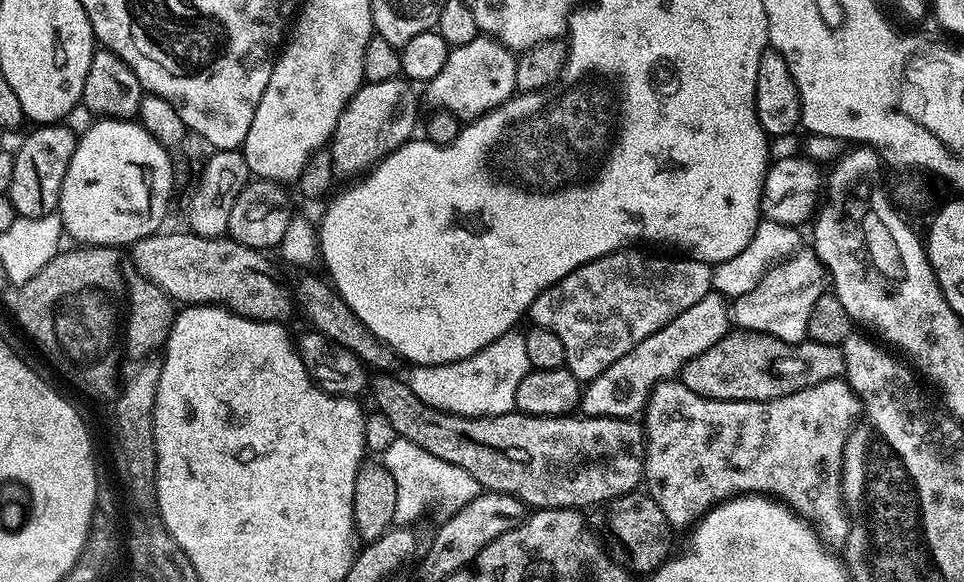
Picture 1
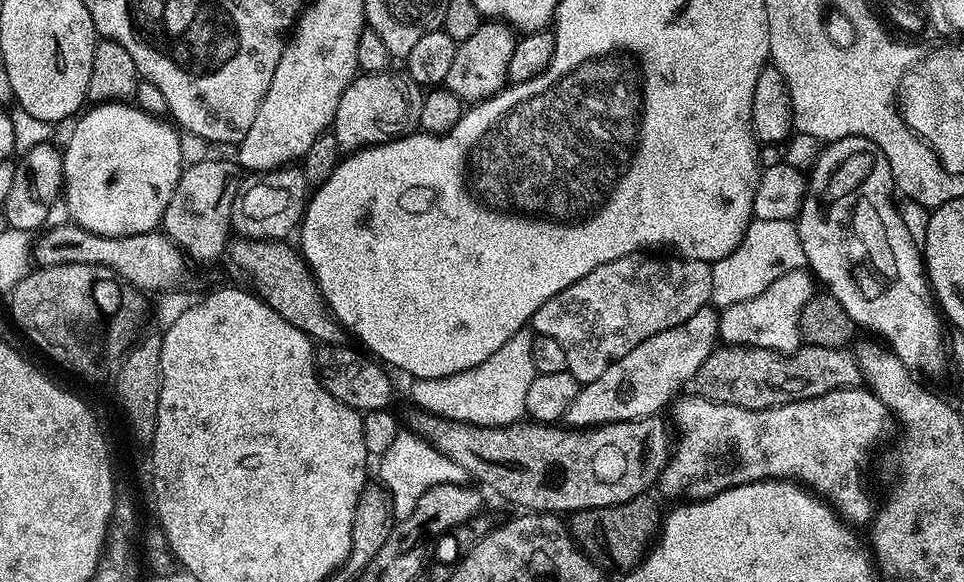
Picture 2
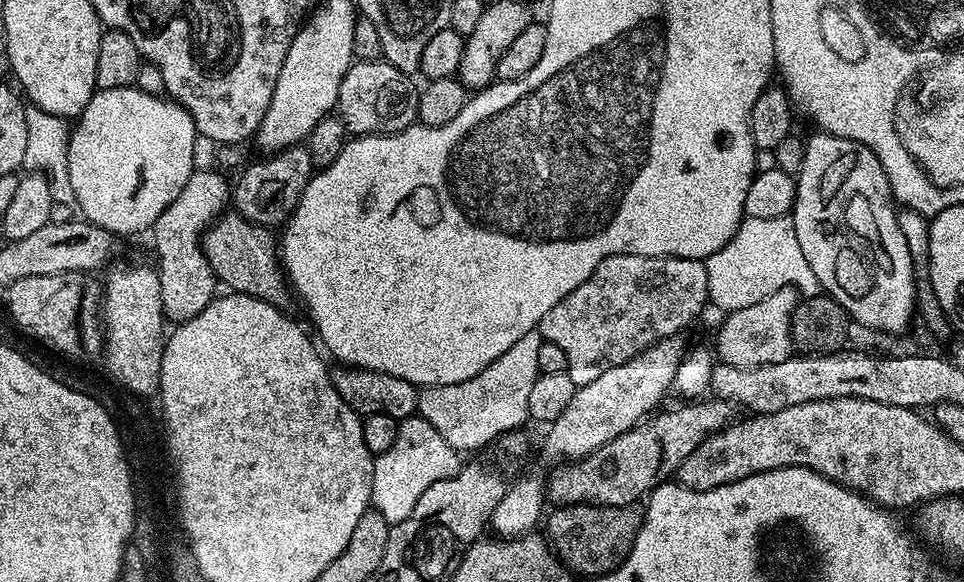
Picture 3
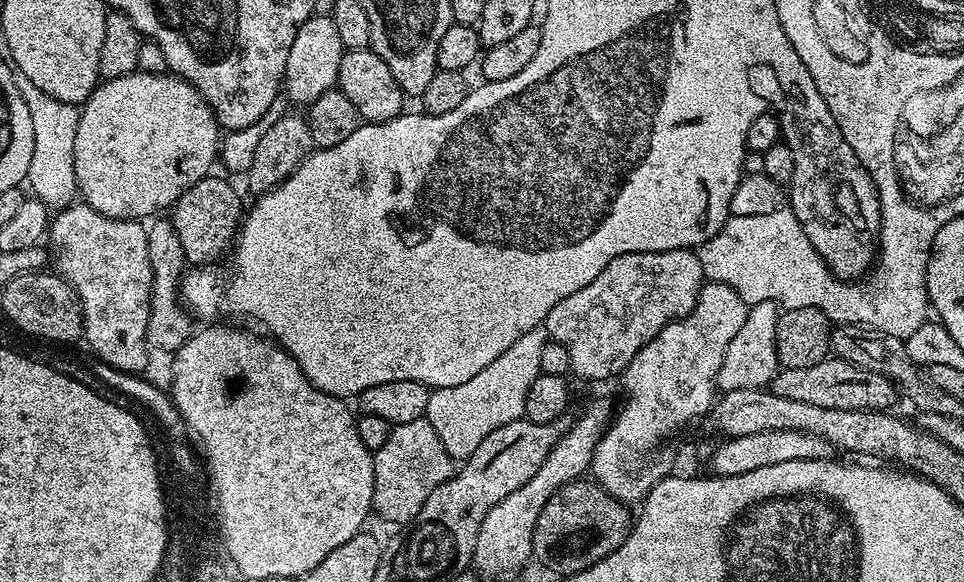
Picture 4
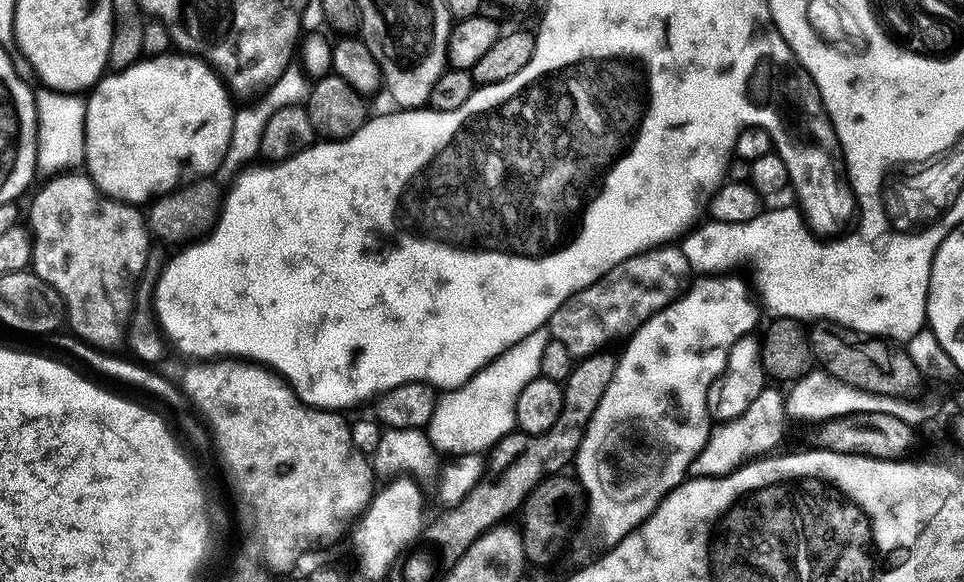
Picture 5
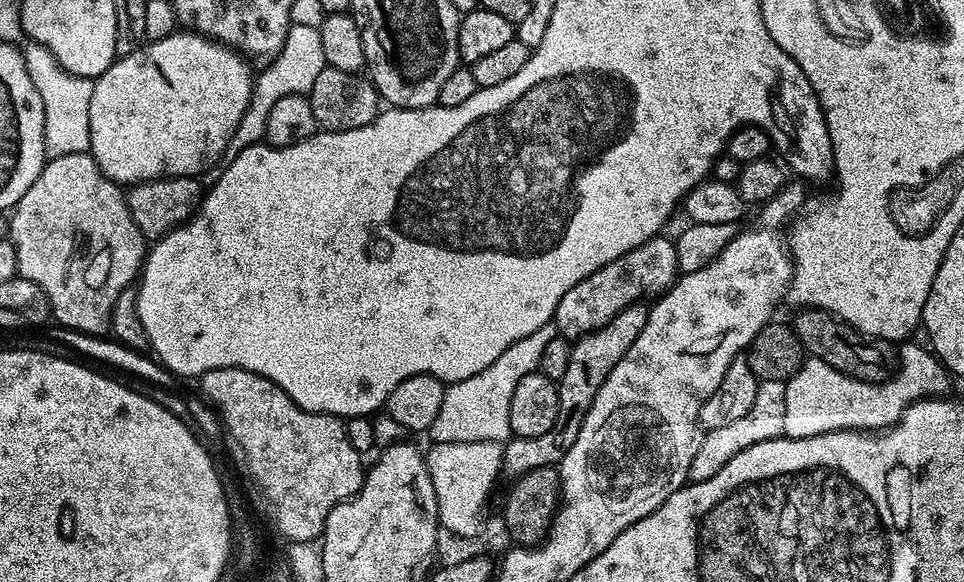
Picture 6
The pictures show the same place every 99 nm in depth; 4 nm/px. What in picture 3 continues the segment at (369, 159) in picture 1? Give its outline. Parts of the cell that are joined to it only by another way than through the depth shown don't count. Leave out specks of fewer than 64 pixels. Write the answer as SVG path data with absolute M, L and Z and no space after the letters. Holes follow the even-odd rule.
M383 59L353 63L342 78L336 108L345 129L353 137L392 136L413 127L418 120L418 84L409 73L398 70Z

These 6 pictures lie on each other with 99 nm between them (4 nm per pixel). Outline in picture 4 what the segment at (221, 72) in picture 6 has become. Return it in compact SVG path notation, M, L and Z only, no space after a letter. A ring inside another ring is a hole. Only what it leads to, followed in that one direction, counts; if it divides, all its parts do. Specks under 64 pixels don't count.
M136 72L130 76L123 76L122 78L118 78L117 80L106 80L103 81L99 86L93 88L91 96L88 97L87 100L84 101L82 107L80 108L80 121L78 122L78 138L74 138L74 166L72 167L72 176L74 177L75 187L78 189L79 195L80 192L82 195L83 203L89 204L91 208L94 210L98 210L104 216L109 216L110 218L114 218L115 220L140 220L141 218L145 218L144 216L152 216L155 217L157 214L155 212L160 212L163 210L171 209L172 205L175 204L176 199L181 196L187 188L190 186L194 186L198 181L204 179L205 176L209 175L213 171L212 163L217 163L218 160L218 136L216 138L216 132L218 133L218 125L216 123L216 117L212 115L211 108L208 107L207 104L204 103L204 99L200 97L200 93L196 91L195 88L192 87L191 84L187 84L185 80L181 80L172 74L165 74L162 76L151 76L150 74L146 74L145 72Z

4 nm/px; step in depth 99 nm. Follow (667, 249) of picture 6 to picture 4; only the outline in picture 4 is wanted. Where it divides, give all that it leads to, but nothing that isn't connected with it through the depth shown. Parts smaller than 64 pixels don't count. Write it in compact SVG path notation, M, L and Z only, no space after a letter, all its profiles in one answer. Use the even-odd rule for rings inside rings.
M691 248L622 254L614 257L604 267L602 274L594 278L594 282L582 286L582 290L574 290L570 298L562 298L562 302L554 305L542 327L547 332L548 339L562 342L562 346L566 346L573 377L608 380L611 376L619 377L630 361L670 322L689 316L705 283L706 277L699 255Z

